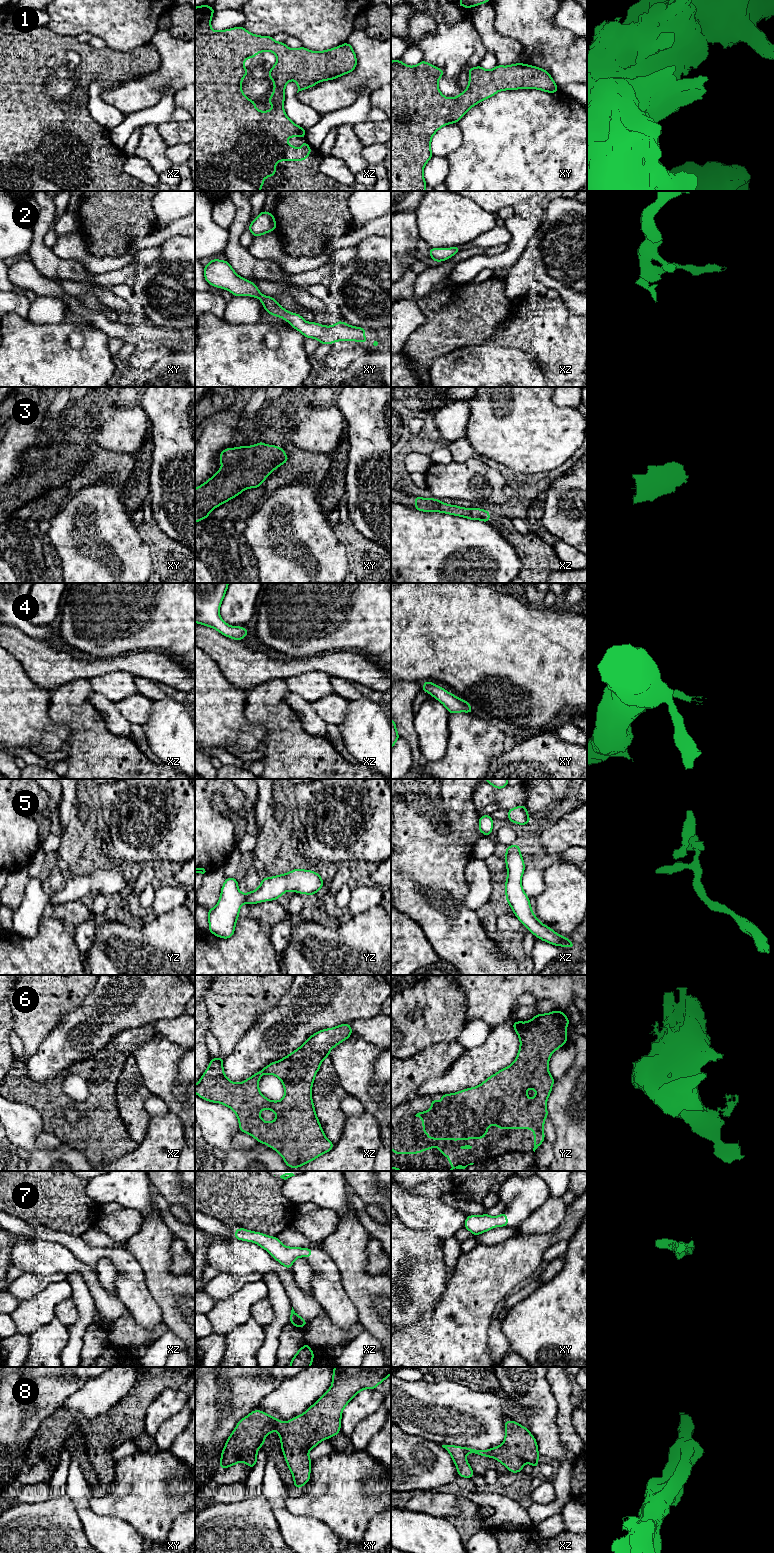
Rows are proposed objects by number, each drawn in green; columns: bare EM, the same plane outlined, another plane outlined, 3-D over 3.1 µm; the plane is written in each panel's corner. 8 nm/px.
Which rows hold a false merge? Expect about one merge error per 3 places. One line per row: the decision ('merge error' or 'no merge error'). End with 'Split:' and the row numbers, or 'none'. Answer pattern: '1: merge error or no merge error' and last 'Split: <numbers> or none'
1: no merge error
2: no merge error
3: no merge error
4: no merge error
5: no merge error
6: no merge error
7: no merge error
8: no merge error
Split: none

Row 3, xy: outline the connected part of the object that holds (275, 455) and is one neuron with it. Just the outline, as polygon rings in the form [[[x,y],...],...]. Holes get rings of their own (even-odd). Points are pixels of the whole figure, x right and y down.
[[[262,441],[253,446],[226,448],[219,455],[222,468],[195,489],[195,523],[209,517],[216,507],[249,488],[260,487],[263,481],[289,458],[282,447],[266,445]]]

